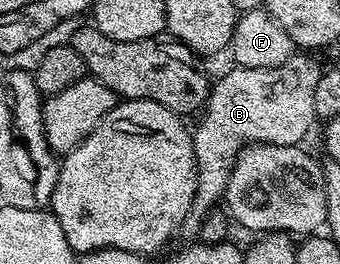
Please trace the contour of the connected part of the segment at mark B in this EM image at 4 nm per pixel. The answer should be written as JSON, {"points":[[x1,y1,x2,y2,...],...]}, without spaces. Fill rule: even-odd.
{"points":[[299,51,281,63,281,67,231,67,216,85,214,82,210,86,207,104,198,118,199,126,193,129,195,194,186,228,198,230,203,218,220,204,227,191,235,158,248,143,299,145,306,139,307,132,317,125,313,94,323,69,311,57,314,56]]}

